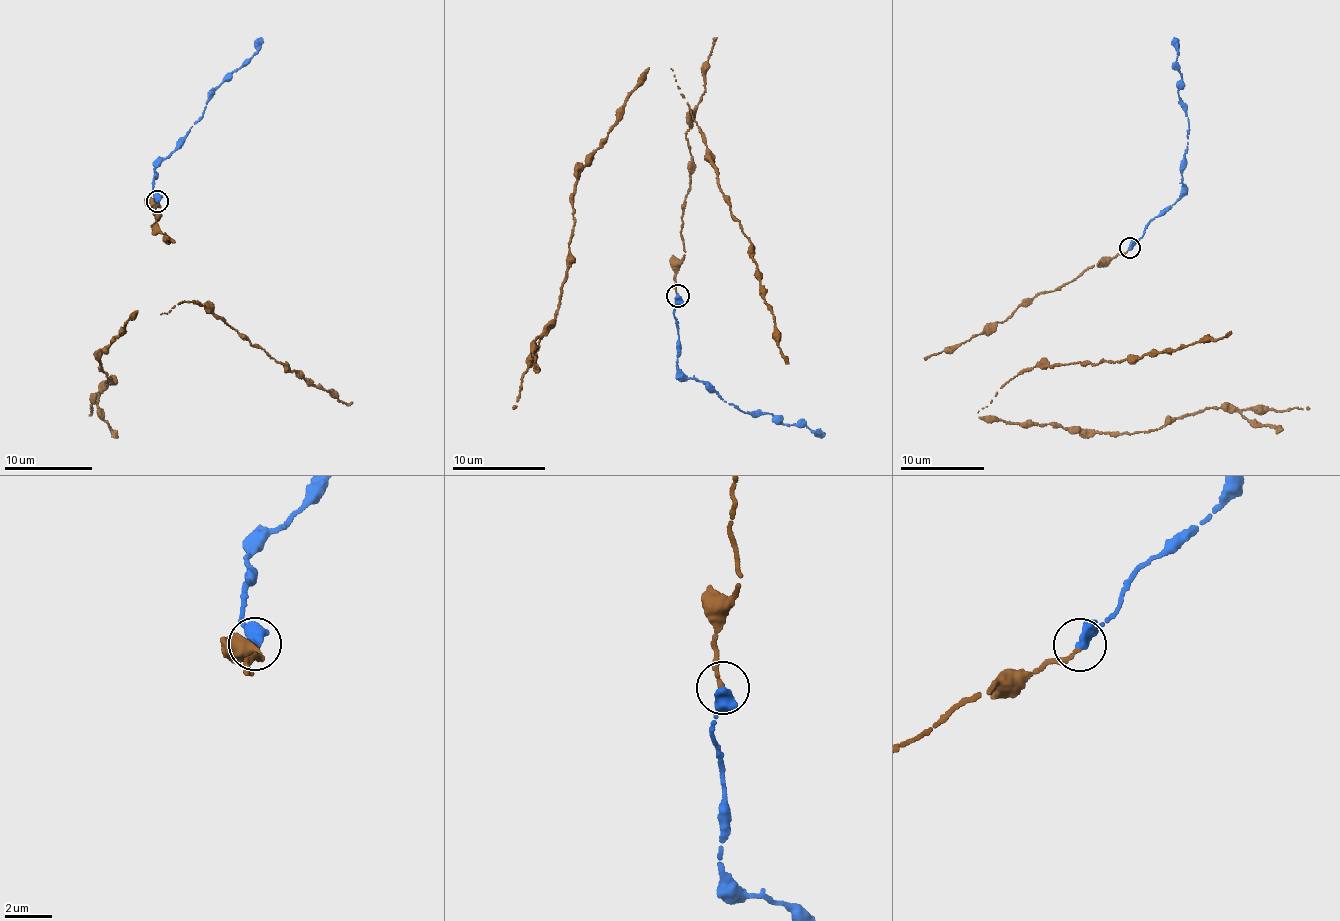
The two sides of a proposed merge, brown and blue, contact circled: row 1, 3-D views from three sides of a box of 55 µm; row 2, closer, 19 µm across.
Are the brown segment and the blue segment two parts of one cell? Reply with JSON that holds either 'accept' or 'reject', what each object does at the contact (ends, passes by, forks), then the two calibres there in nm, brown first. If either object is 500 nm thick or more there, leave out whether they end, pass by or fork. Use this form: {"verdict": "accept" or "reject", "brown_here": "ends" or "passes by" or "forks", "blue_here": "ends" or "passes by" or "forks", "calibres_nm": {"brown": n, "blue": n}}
{"verdict": "accept", "brown_here": "ends", "blue_here": "ends", "calibres_nm": {"brown": 190, "blue": 480}}

